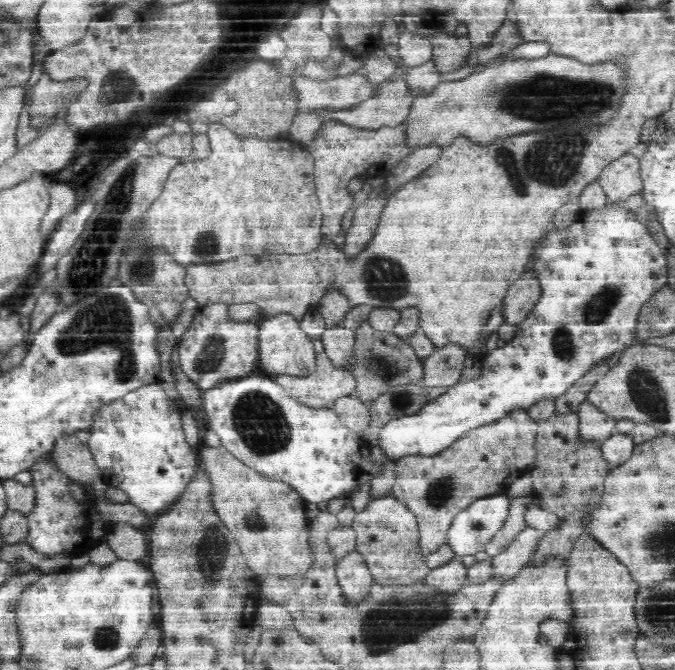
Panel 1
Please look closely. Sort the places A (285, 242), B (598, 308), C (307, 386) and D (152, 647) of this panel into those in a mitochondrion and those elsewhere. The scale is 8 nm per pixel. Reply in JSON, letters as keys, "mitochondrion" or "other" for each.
{"A":"other","B":"mitochondrion","C":"other","D":"other"}

